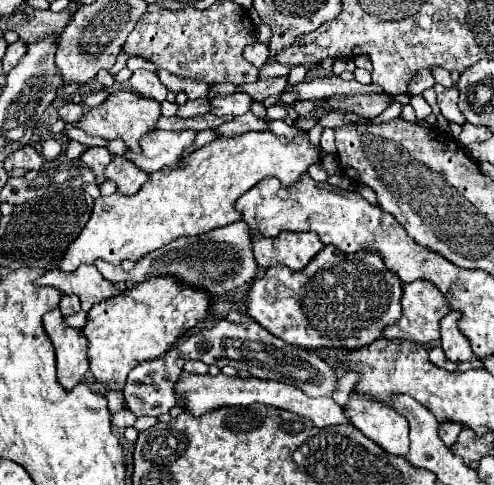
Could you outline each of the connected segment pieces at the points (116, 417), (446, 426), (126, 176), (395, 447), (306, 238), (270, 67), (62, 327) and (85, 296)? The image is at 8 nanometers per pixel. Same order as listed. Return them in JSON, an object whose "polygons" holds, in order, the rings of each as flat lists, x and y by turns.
{"polygons":[[[122,409,122,411,118,411,118,413,114,413,114,415,112,415,112,425,114,425,114,427,118,427,118,429,132,427,132,425,134,425,134,421,136,421,136,417,134,417,134,415,132,415,132,411,128,411,128,409]],[[440,423,438,425,438,437,444,441,446,447,450,447,456,441,460,431,462,431,462,427,456,425,456,423]],[[114,157,110,161,110,165,106,167,106,177,116,183,116,191,122,193,122,195,136,195,140,191,140,187,148,181,148,173,140,171,134,163,128,163,124,157]],[[350,399,344,415,368,439,392,455,408,455,408,421,392,407,376,401]],[[284,233,276,239,252,239,254,259,262,271,274,265,286,265,300,271,324,247,312,233]],[[270,61,270,63,266,63,262,69,260,69,260,79,270,79,270,77,286,77,290,73,290,69,288,67,284,67,284,65,278,65,278,63,274,63,274,61]],[[58,307,44,315,44,329,56,349,58,383,70,391,88,371,88,339,80,329,68,327,64,323,64,315]],[[80,265,72,273,64,273,60,269,50,269,42,277,34,281,36,285,50,285,60,289,64,295,76,295,82,303,82,311,90,311,96,303,110,299,110,295,118,295,110,281,106,281,94,265]]]}

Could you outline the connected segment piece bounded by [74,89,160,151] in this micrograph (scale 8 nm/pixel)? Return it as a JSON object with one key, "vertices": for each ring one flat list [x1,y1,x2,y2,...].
{"vertices":[[120,89,120,91,112,91,98,107,88,109,86,115,82,115,82,119,74,123,74,127,82,129,86,135,92,137,104,137,104,139,122,137,126,147,130,147,132,151,140,151,138,149,140,137,146,135,150,129,154,129,158,119,160,119,160,105,154,99,144,99,134,91]]}

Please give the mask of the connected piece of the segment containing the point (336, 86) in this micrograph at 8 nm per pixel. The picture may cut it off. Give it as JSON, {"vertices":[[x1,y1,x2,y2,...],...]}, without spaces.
{"vertices":[[318,77,314,81,302,81,300,85,292,87,292,93,298,95,298,99,324,99,330,95,370,95,370,93,380,93,382,89,374,83,370,85,360,85,358,81,344,81,340,77]]}

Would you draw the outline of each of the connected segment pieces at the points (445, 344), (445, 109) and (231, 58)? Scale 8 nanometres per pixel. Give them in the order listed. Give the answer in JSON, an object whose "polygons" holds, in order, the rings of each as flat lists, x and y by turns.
{"polygons":[[[452,311,450,315,446,315,440,323,440,347,444,349,446,357,454,363,462,363,472,359,472,349,468,347,468,339,464,339,464,335,458,329,458,321,460,321,460,311]],[[434,85,434,91,436,91,436,97,438,97,438,107,440,107,440,113,450,121,450,123,458,123,458,125,464,125,466,119,462,115,462,111,458,109,458,91,456,87,452,89,446,89,442,85]],[[232,1,214,3,202,11,194,7,170,11,158,5,148,5,136,29,128,35,124,51,178,77,190,77,206,83,244,85,258,79,258,69,242,57,242,49,252,43,256,43,256,27,248,11]]]}

